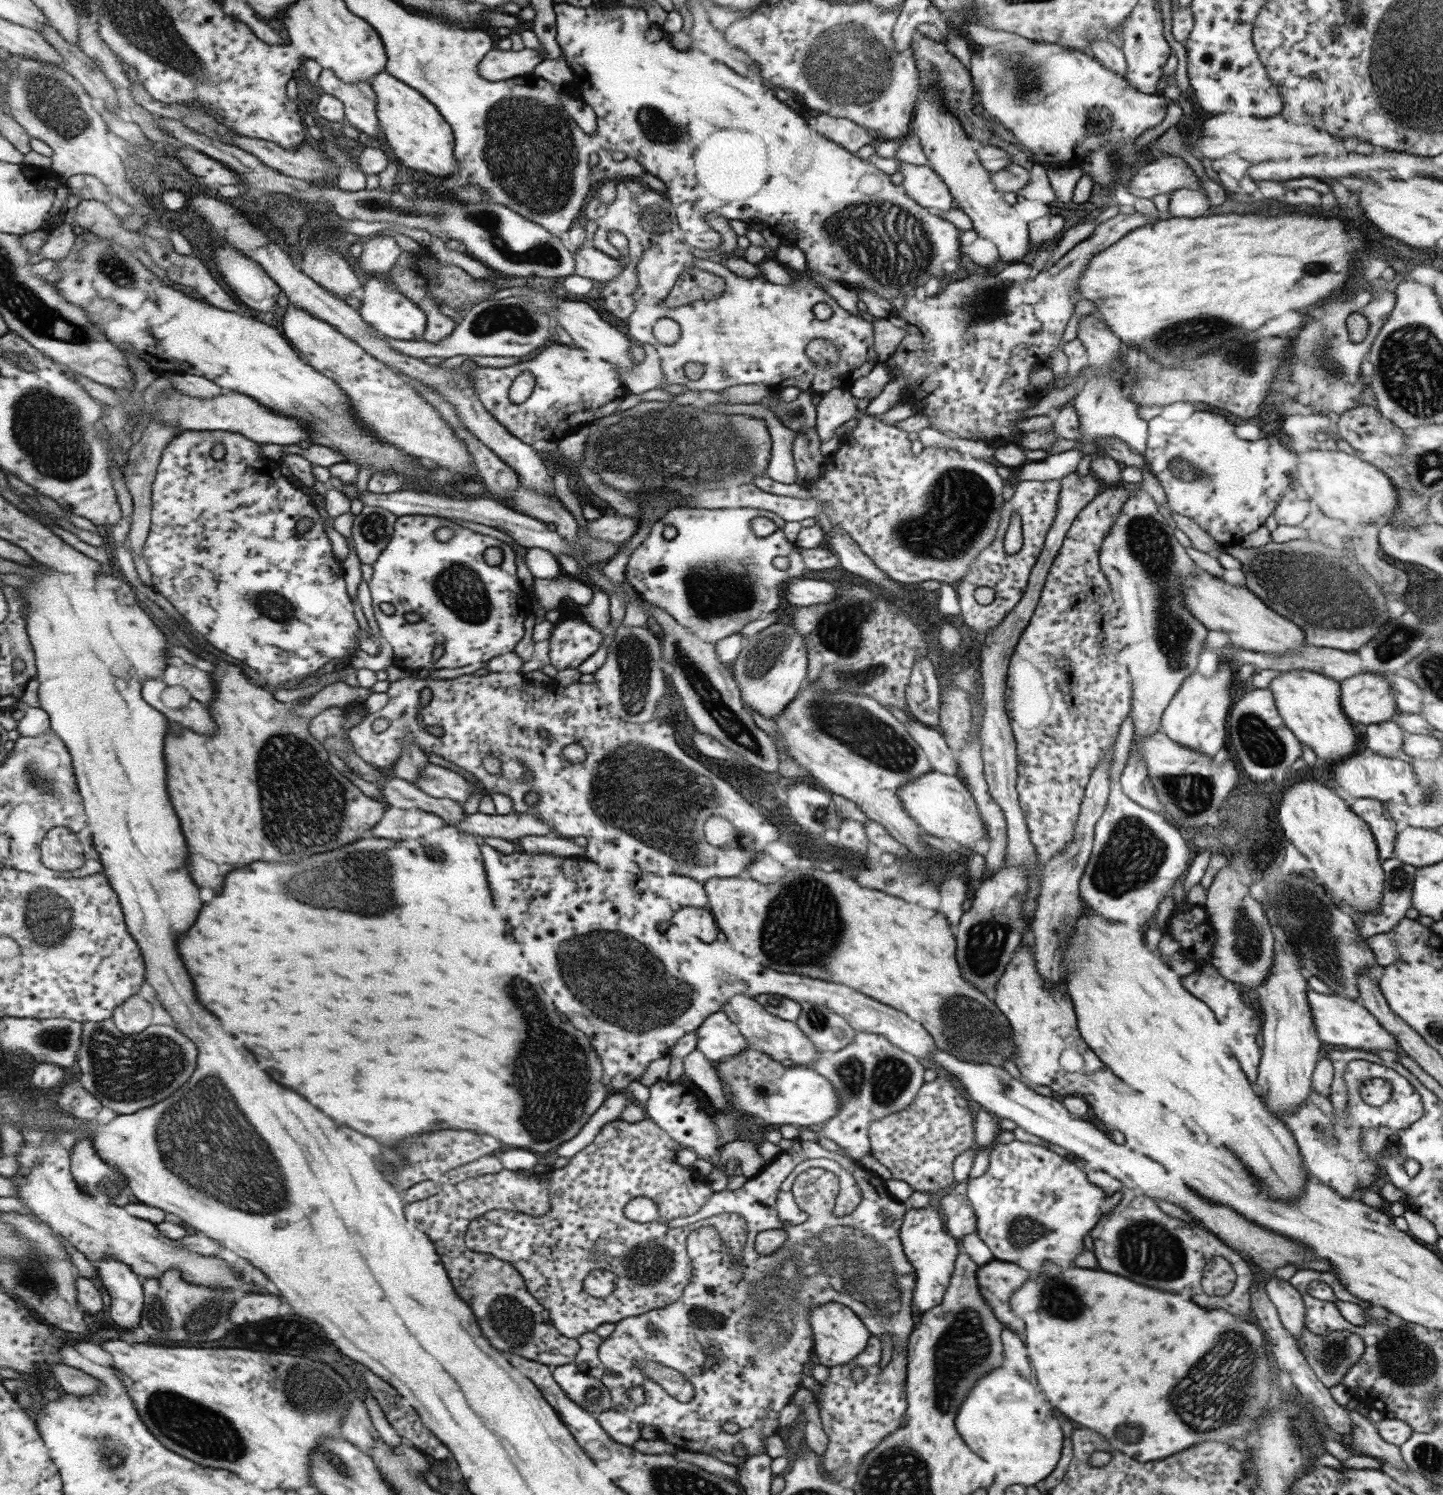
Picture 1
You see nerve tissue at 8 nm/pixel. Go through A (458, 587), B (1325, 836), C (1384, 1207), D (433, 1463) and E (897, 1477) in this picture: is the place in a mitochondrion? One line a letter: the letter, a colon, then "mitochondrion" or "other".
A: mitochondrion
B: other
C: other
D: other
E: mitochondrion

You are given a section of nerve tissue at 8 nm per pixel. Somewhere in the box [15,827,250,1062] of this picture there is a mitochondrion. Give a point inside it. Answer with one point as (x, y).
(48, 916)

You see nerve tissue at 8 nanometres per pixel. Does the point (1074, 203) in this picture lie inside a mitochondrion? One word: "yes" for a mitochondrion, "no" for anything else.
no

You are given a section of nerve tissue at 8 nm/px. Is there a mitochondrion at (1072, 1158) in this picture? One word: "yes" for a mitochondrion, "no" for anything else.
no

